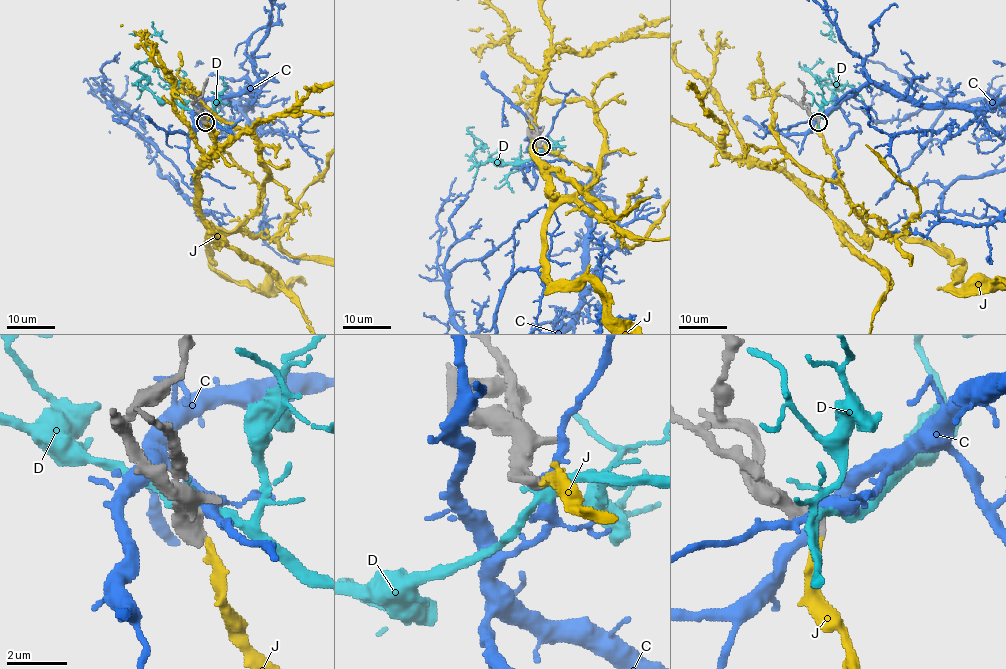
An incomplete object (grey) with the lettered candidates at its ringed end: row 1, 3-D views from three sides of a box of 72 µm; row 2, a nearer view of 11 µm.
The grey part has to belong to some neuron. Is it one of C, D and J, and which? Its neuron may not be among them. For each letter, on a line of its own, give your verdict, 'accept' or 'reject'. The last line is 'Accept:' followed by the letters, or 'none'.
C: reject
D: reject
J: accept
Accept: J

